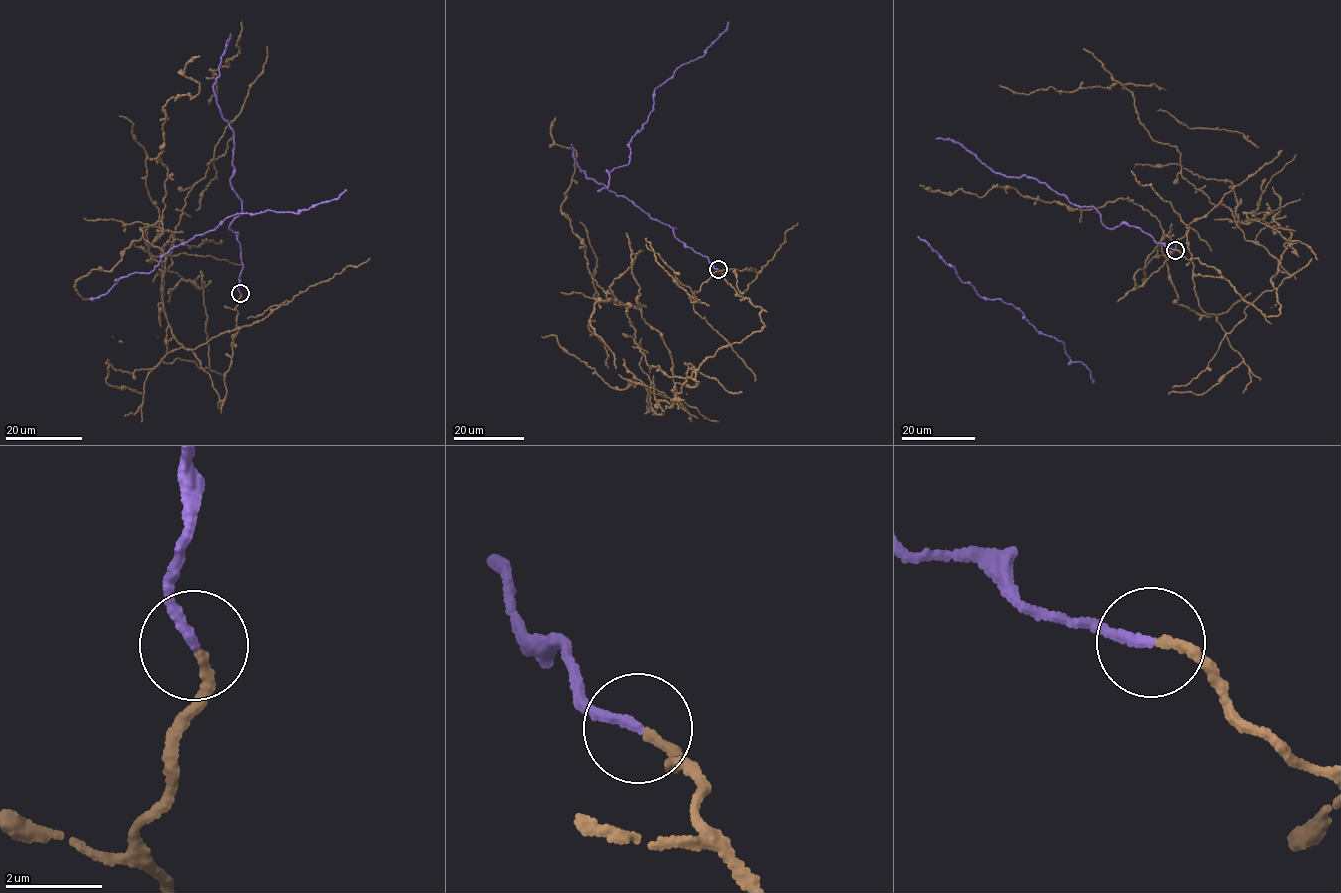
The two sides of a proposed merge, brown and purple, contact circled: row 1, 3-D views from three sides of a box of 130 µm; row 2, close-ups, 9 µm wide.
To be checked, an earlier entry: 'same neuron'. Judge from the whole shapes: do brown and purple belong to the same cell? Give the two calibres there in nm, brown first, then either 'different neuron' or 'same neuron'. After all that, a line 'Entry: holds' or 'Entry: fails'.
200 nm thick on the brown side, 220 nm on the other; different neuron
Entry: fails

